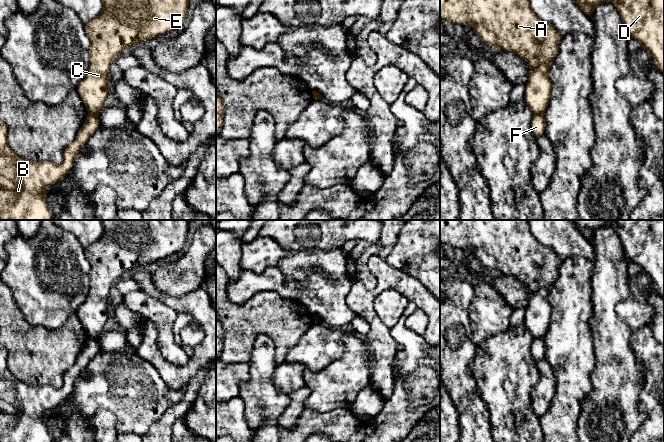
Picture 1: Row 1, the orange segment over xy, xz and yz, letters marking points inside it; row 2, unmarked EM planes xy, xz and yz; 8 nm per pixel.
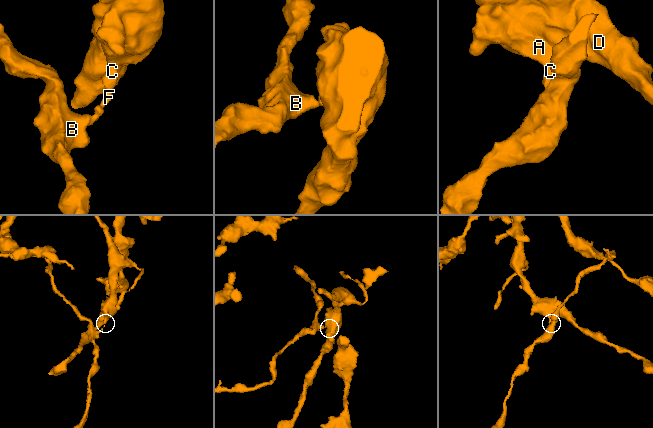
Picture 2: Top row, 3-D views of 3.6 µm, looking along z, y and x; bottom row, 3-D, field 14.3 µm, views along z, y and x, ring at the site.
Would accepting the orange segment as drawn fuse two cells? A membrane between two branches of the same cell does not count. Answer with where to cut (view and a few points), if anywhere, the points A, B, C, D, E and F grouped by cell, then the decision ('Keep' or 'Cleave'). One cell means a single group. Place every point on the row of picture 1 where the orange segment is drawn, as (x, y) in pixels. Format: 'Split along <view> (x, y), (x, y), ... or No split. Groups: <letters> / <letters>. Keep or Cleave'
Split along xy (89, 113), (96, 115). Groups: A C D E / B F. Cleave

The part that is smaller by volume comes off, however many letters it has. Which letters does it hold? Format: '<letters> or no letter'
B, F

